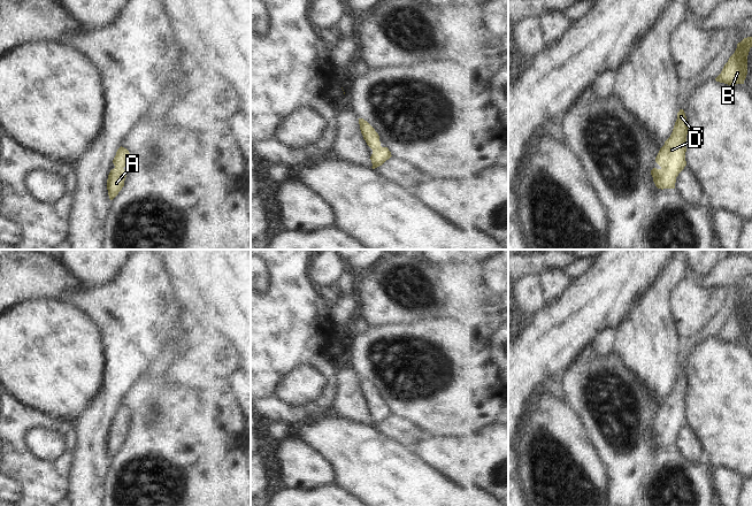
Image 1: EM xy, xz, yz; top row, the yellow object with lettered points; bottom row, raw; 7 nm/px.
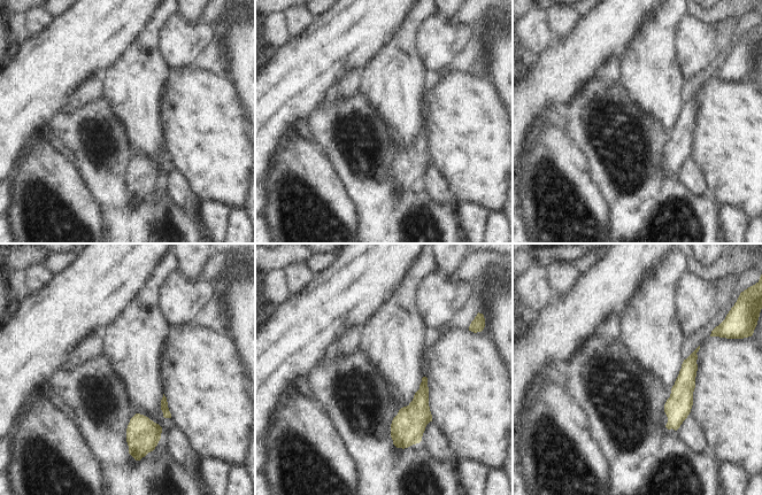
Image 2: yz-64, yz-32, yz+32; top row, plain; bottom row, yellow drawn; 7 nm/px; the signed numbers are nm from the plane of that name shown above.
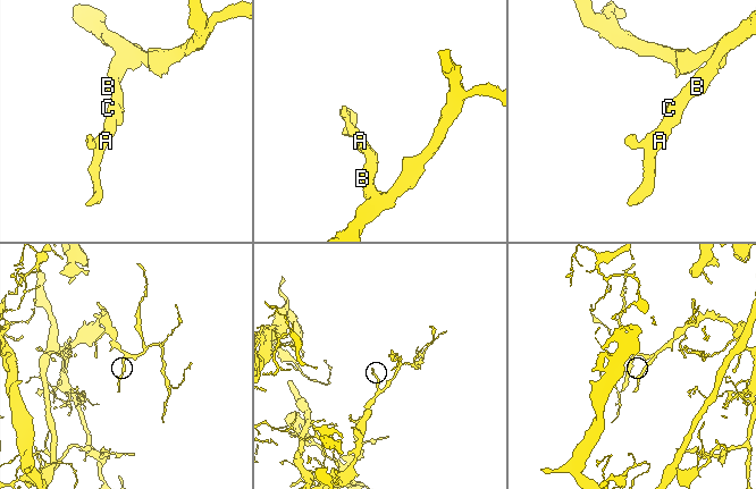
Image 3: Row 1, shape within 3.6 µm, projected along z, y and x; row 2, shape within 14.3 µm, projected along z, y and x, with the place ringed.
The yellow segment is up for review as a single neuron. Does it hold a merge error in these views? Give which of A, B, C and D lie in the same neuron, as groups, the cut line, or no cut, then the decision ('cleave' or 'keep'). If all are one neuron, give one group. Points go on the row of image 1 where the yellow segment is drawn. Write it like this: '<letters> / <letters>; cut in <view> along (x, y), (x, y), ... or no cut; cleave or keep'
A B C D; no cut; keep

